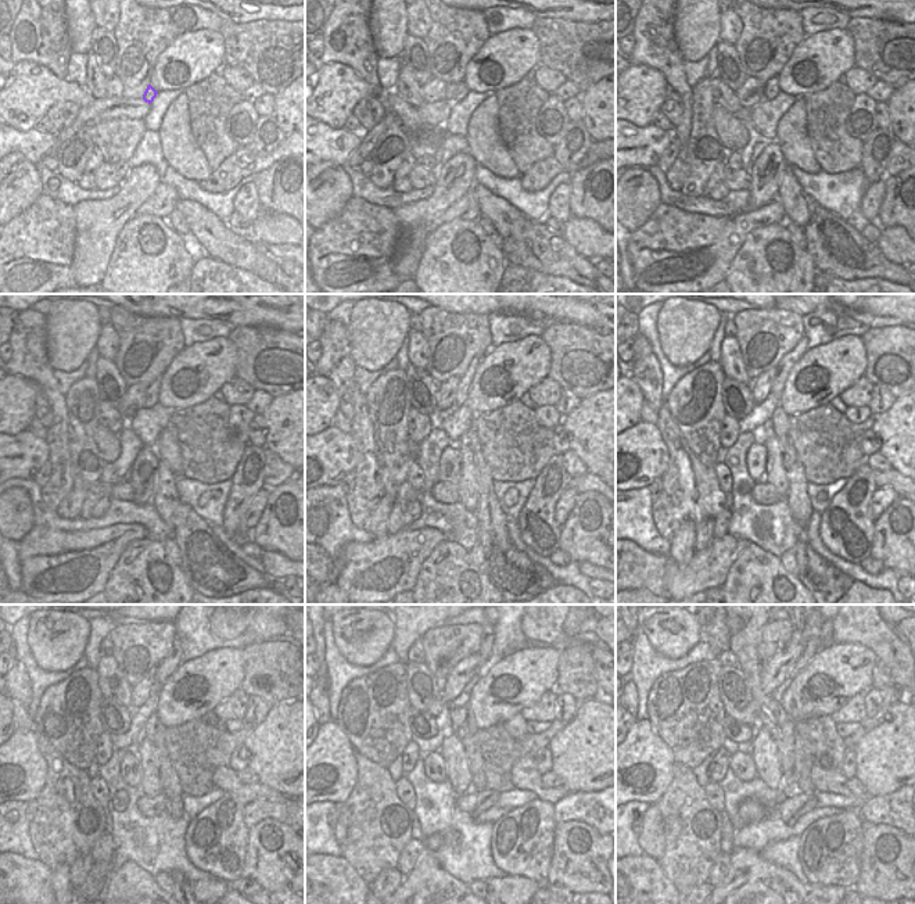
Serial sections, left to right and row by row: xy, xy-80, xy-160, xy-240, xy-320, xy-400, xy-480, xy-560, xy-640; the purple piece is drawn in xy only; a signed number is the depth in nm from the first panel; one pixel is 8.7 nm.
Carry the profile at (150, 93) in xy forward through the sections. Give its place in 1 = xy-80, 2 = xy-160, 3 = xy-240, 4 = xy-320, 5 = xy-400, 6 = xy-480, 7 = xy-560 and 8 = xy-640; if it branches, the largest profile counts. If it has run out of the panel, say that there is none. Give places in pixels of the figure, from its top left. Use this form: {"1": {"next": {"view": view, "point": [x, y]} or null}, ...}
{"1": {"next": {"view": "xy-80", "point": [460, 90]}}, "2": {"next": {"view": "xy-160", "point": [771, 89]}}, "3": {"next": {"view": "xy-240", "point": [151, 395]}}, "4": {"next": {"view": "xy-320", "point": [466, 380]}}, "5": {"next": {"view": "xy-400", "point": [790, 358]}}, "6": {"next": {"view": "xy-480", "point": [169, 663]}}, "7": {"next": {"view": "xy-560", "point": [487, 632]}}, "8": {"next": {"view": "xy-640", "point": [796, 632]}}}

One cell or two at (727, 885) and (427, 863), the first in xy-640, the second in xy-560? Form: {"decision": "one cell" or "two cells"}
{"decision": "one cell"}

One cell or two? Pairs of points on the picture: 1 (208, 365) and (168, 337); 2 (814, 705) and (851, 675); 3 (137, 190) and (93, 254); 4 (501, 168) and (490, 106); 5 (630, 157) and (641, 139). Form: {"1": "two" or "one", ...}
{"1": "two", "2": "one", "3": "one", "4": "one", "5": "one"}

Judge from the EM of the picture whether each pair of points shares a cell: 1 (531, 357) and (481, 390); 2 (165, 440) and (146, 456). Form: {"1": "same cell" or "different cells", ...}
{"1": "same cell", "2": "different cells"}

